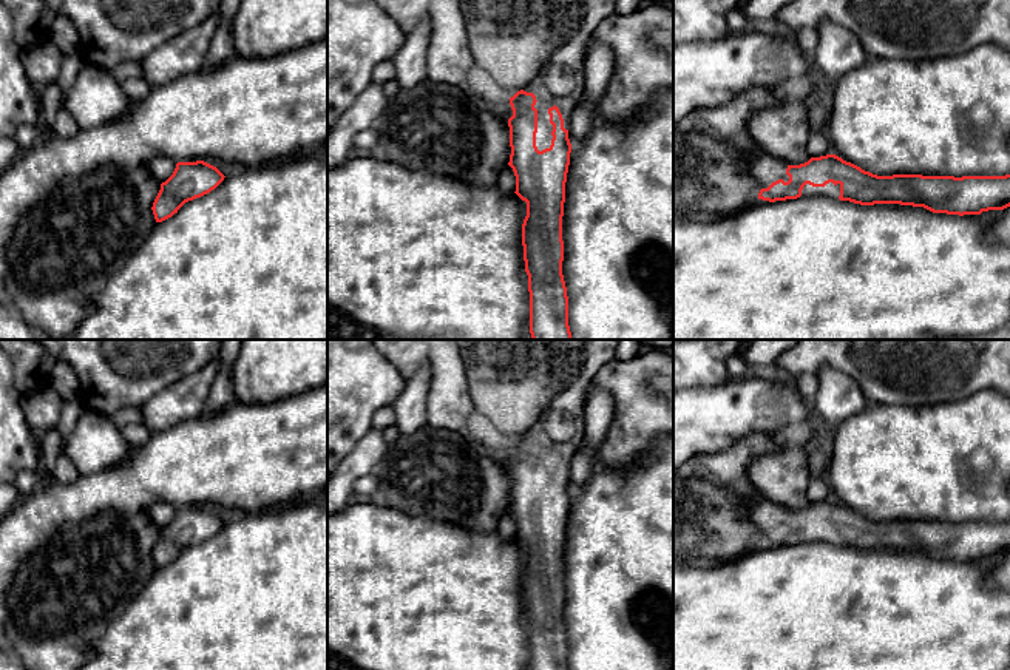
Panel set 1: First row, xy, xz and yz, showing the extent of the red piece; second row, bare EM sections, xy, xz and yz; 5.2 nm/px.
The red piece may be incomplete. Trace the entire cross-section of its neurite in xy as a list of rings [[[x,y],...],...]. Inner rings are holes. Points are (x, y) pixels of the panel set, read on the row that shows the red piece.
[[[204,161],[178,162],[173,174],[161,184],[153,202],[156,222],[171,218],[185,202],[210,193],[224,178],[216,167]]]

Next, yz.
[[[749,88],[723,107],[693,110],[673,125],[673,222],[710,222],[757,199],[800,196],[913,205],[959,216],[1010,207],[1010,174],[877,176],[835,154],[786,165],[768,154],[747,130],[757,113],[775,107],[785,94]]]

